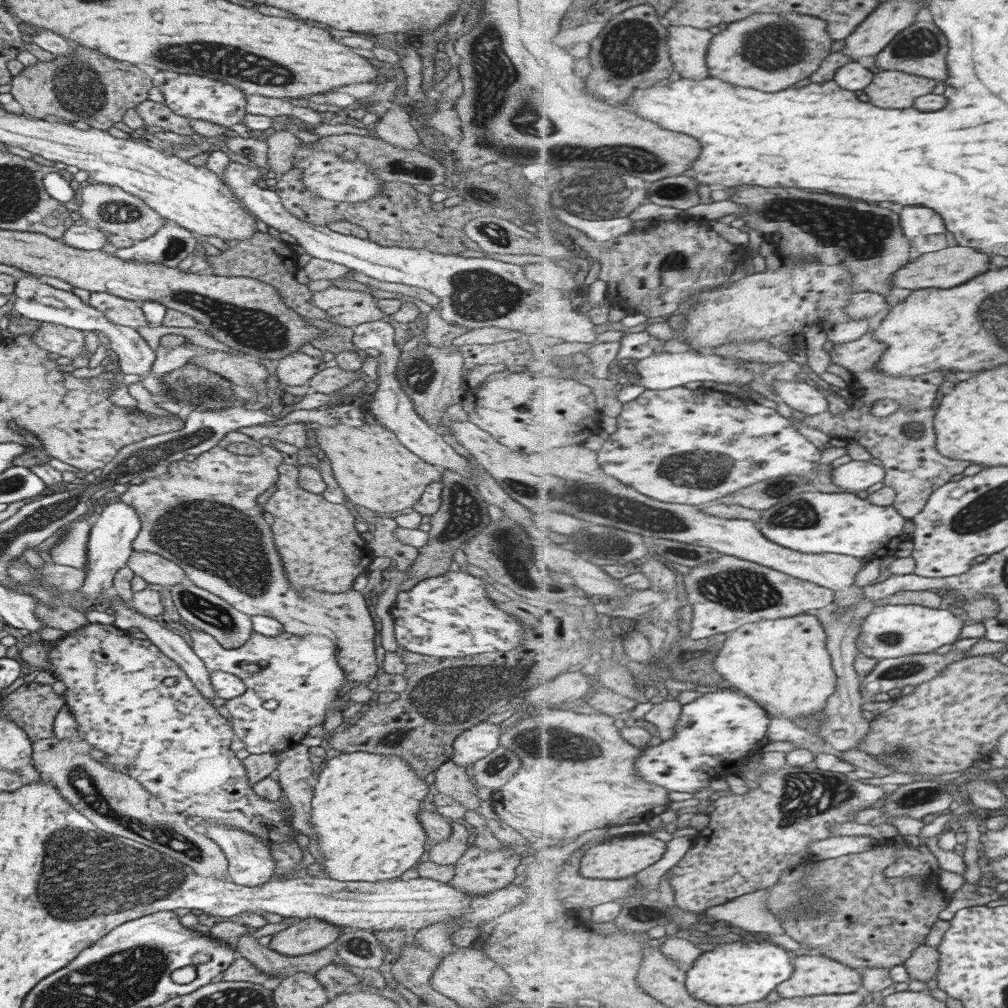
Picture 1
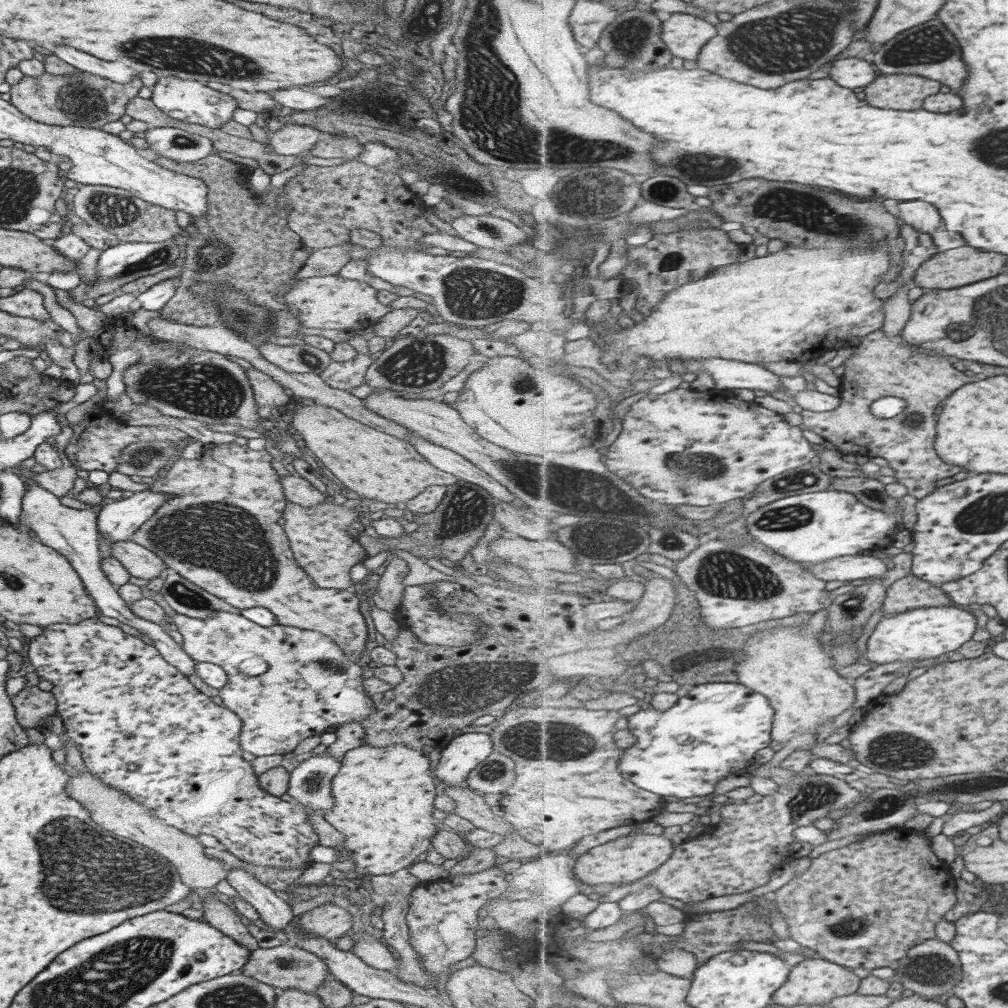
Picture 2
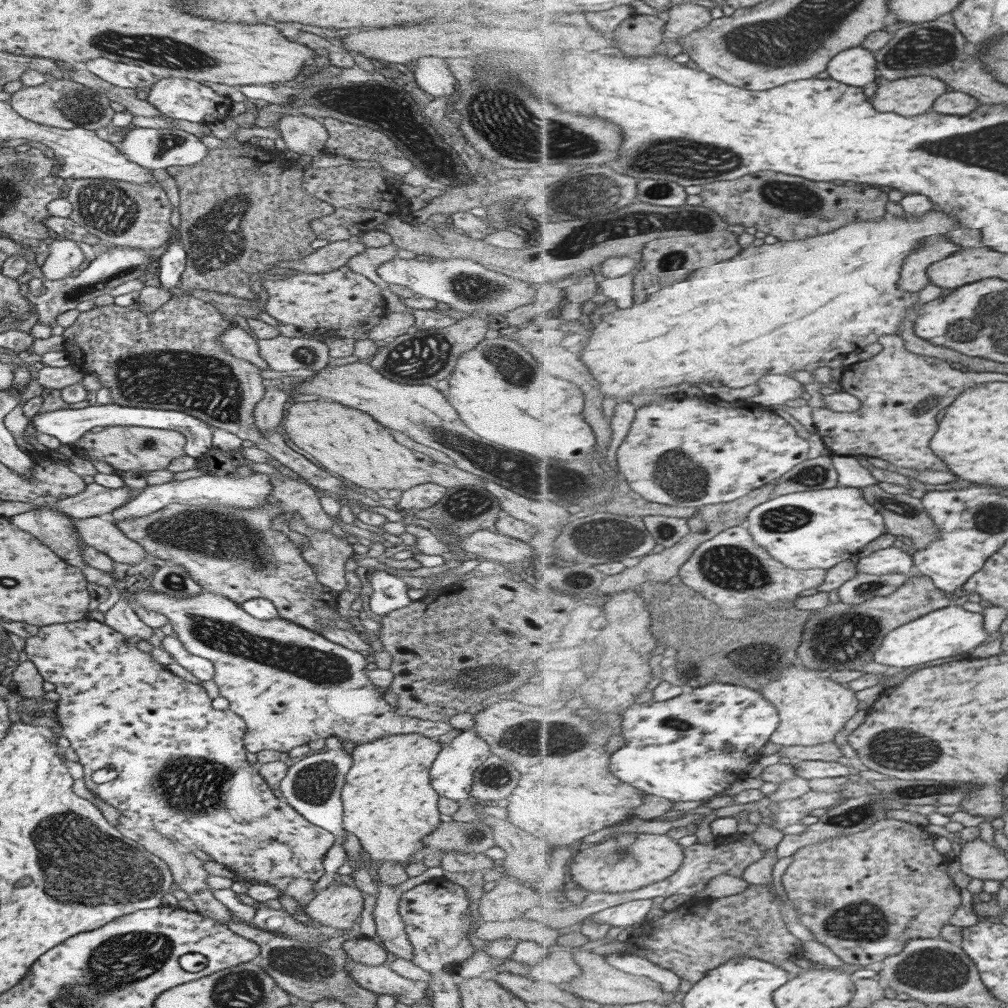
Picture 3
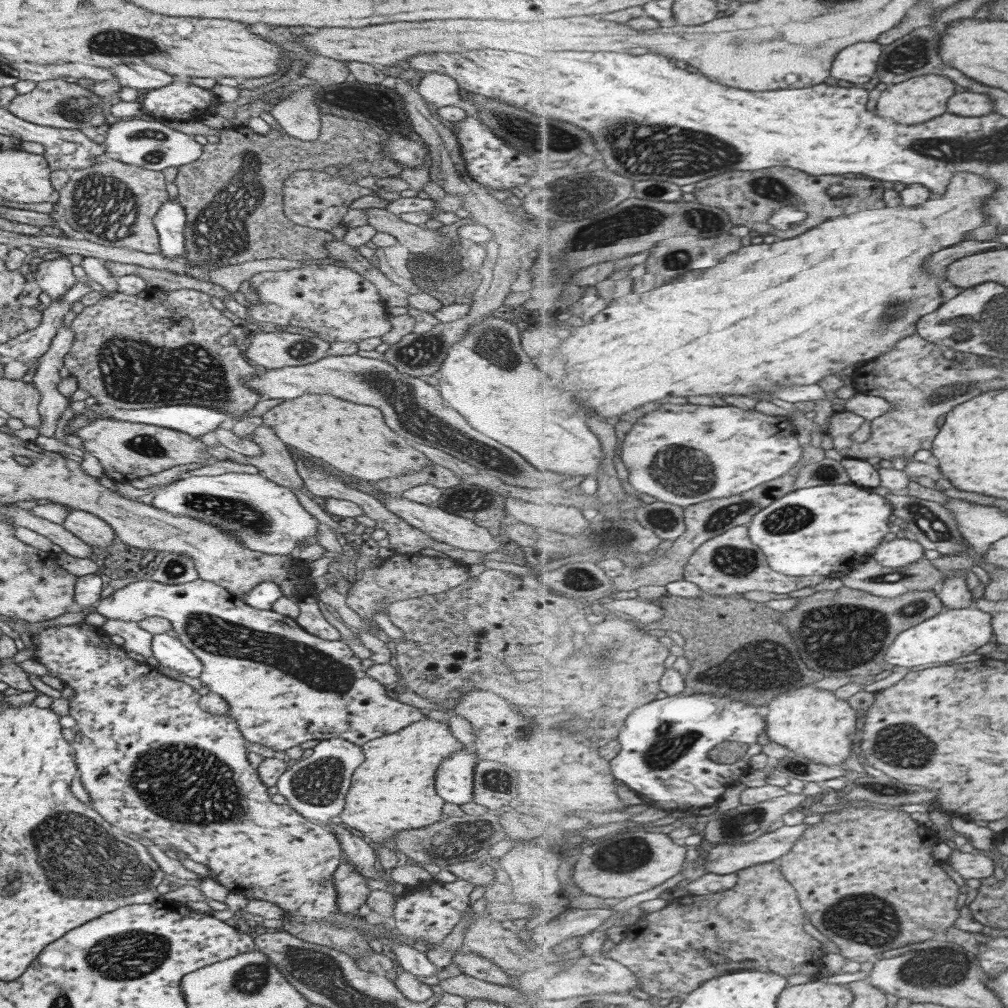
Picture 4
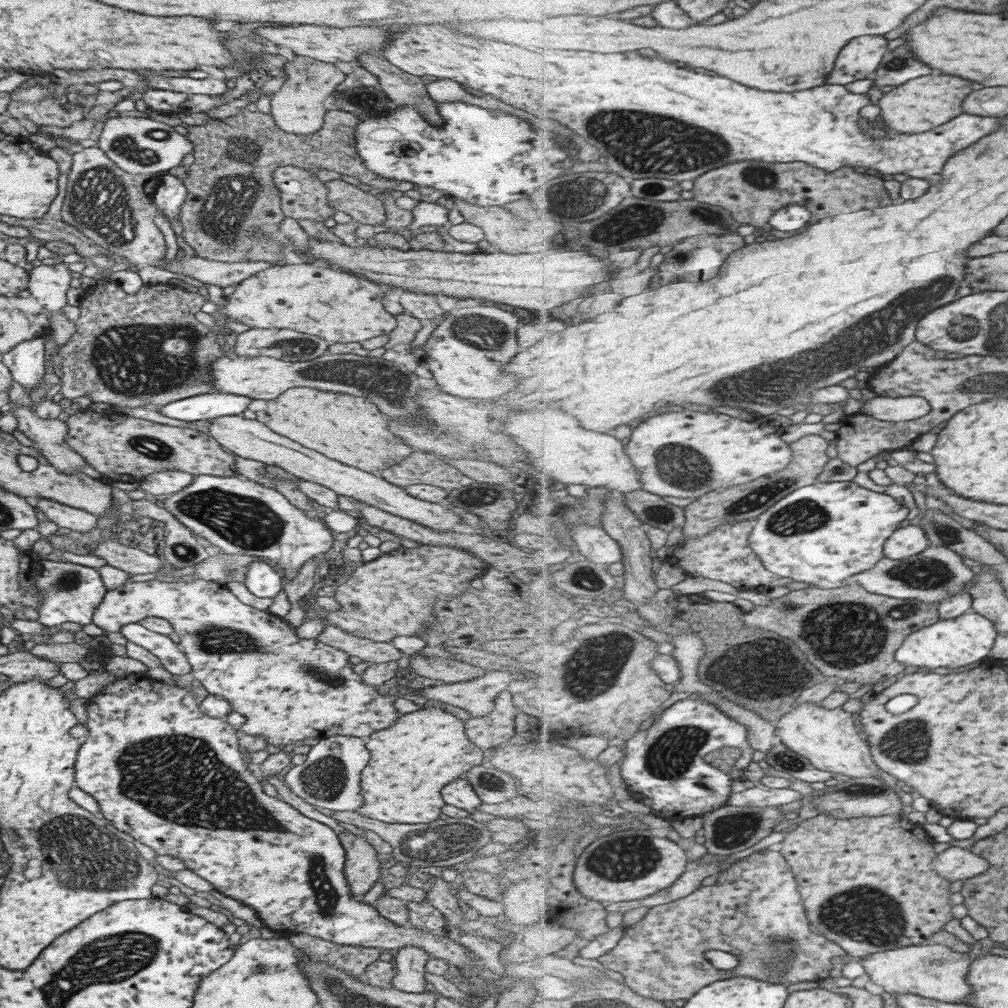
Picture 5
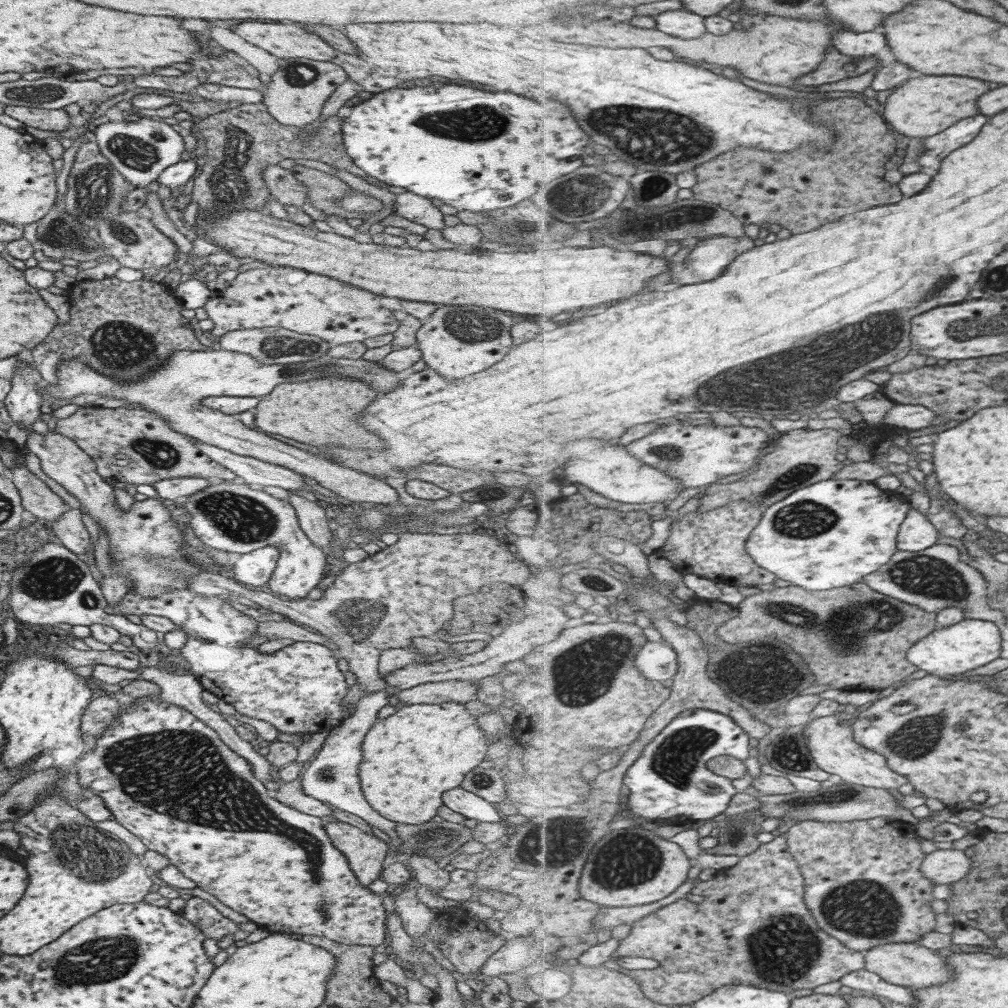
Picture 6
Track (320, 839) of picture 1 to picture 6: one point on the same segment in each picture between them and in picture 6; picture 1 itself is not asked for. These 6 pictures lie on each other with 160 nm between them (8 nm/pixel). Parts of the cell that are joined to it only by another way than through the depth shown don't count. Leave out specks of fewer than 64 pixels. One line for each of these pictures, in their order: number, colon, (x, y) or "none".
2: (383, 796)
3: (388, 804)
4: (392, 790)
5: (410, 761)
6: (409, 758)

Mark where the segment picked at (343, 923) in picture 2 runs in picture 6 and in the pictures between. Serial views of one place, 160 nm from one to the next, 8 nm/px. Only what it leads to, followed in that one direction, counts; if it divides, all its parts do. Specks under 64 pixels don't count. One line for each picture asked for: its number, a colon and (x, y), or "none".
3: (337, 905)
4: (351, 891)
5: (361, 870)
6: (366, 855)

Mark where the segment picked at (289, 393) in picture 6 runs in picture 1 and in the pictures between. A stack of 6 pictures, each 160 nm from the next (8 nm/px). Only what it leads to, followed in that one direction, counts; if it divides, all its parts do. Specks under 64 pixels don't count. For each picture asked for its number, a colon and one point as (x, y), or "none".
1: (373, 469)
2: (372, 464)
3: (347, 443)
4: (353, 439)
5: (344, 428)

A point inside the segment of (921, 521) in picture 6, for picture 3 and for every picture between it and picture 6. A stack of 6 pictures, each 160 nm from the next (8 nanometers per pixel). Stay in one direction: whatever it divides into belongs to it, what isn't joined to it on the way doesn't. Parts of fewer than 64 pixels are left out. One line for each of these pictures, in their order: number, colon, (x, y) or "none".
3: (889, 560)
4: (899, 552)
5: (908, 540)

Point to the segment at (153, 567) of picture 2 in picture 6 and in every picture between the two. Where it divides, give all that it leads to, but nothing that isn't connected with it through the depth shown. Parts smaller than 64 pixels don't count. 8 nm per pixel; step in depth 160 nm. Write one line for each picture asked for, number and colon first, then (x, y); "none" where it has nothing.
3: (102, 535)
4: (85, 526)
5: (64, 516)
6: (35, 497)

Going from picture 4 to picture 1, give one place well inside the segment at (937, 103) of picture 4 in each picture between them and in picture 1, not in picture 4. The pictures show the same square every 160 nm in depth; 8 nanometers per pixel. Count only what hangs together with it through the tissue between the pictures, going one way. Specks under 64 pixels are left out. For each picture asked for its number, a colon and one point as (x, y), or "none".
1: (895, 89)
2: (901, 92)
3: (912, 96)

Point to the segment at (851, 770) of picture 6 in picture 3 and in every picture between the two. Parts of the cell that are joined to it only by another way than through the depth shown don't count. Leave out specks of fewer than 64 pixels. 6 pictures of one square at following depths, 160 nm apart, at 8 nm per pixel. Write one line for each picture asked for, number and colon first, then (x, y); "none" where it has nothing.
3: (813, 709)
4: (812, 721)
5: (828, 737)

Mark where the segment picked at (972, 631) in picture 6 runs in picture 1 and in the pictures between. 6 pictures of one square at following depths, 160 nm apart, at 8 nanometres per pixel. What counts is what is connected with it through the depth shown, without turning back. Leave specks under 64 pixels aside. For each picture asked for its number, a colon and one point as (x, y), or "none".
1: (891, 631)
2: (923, 633)
3: (950, 631)
4: (952, 634)
5: (955, 643)

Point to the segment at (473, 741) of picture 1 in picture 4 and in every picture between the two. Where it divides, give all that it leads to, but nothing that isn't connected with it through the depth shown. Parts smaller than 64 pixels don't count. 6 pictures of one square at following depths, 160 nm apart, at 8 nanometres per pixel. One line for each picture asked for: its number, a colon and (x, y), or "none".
2: (456, 759)
3: (450, 774)
4: (453, 779)

